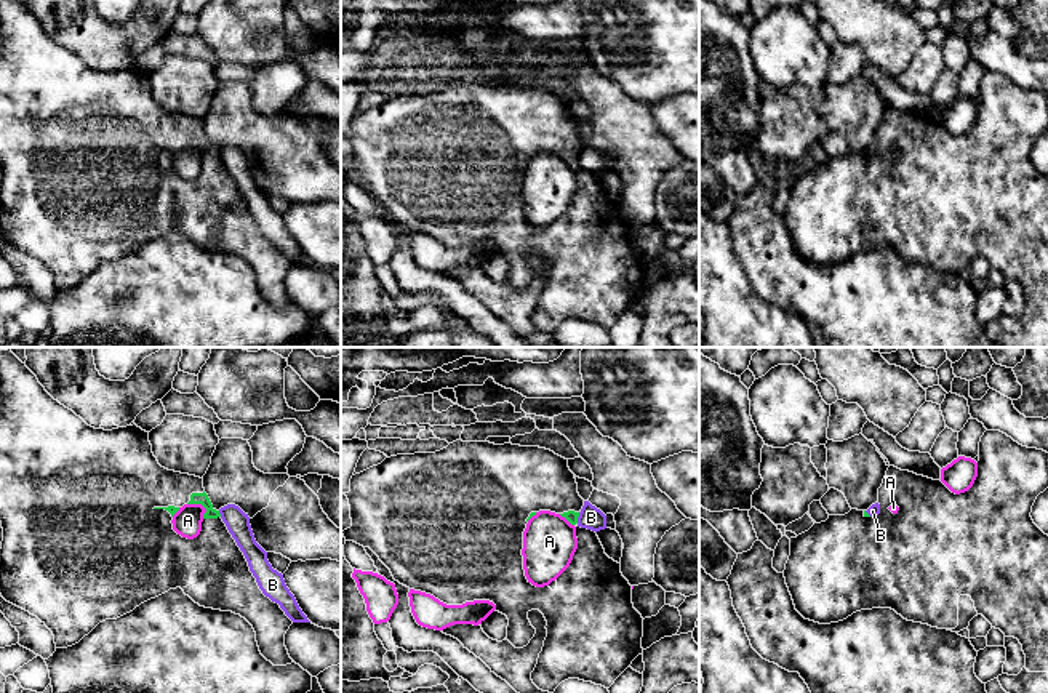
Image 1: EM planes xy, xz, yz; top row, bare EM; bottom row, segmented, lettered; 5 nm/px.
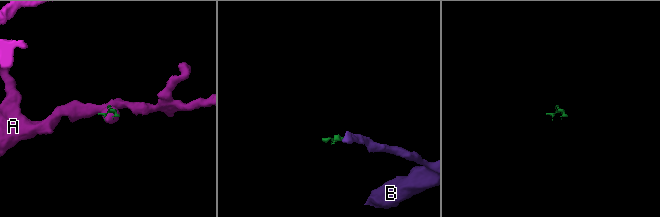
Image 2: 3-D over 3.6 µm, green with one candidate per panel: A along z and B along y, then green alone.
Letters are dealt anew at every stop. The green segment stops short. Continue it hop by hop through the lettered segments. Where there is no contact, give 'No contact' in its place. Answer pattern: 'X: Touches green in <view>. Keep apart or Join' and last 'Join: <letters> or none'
A: Touches green in xy. Keep apart
B: Touches green in xz. Keep apart
Join: none

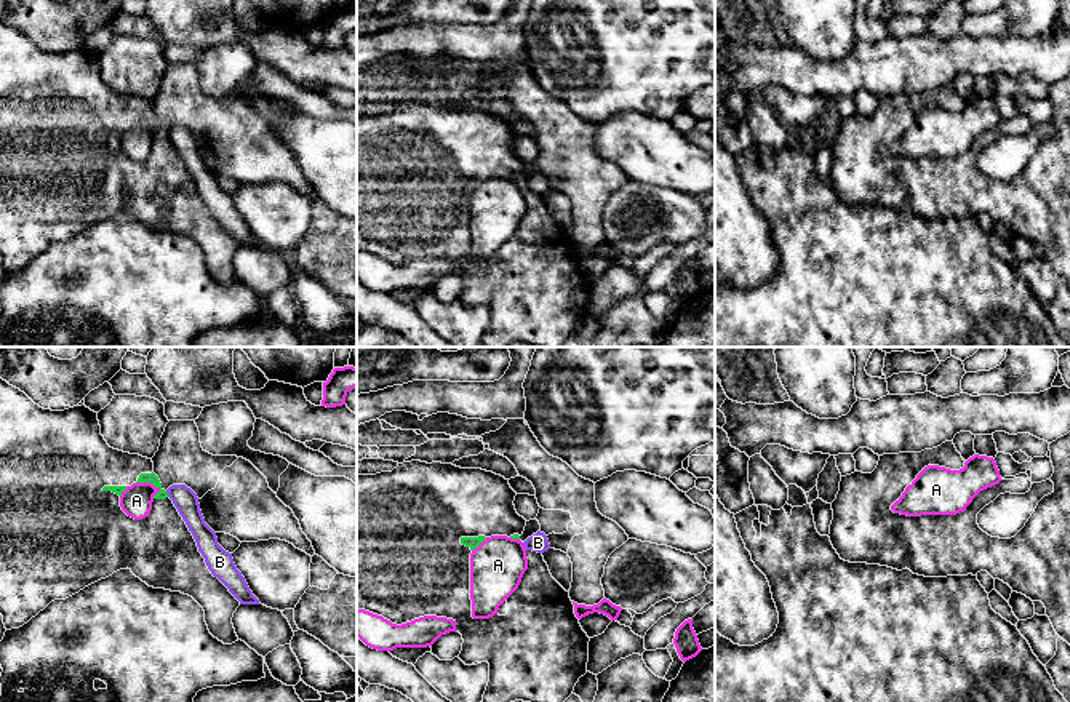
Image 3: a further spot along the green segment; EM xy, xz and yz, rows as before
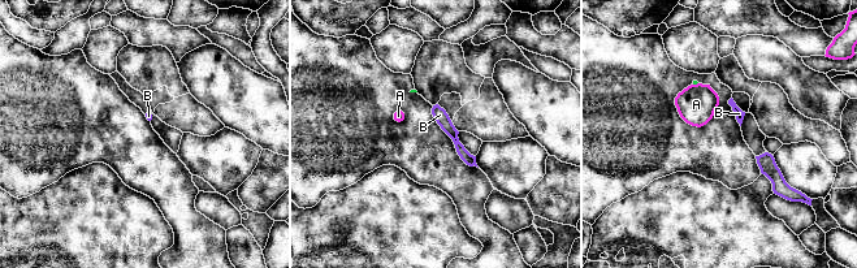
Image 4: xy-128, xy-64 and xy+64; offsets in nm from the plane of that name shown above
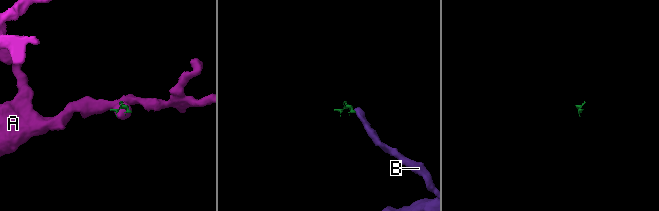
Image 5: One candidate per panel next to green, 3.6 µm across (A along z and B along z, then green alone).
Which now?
A: Touches green in xy. Keep apart
B: Touches green in xy. Keep apart
Join: none

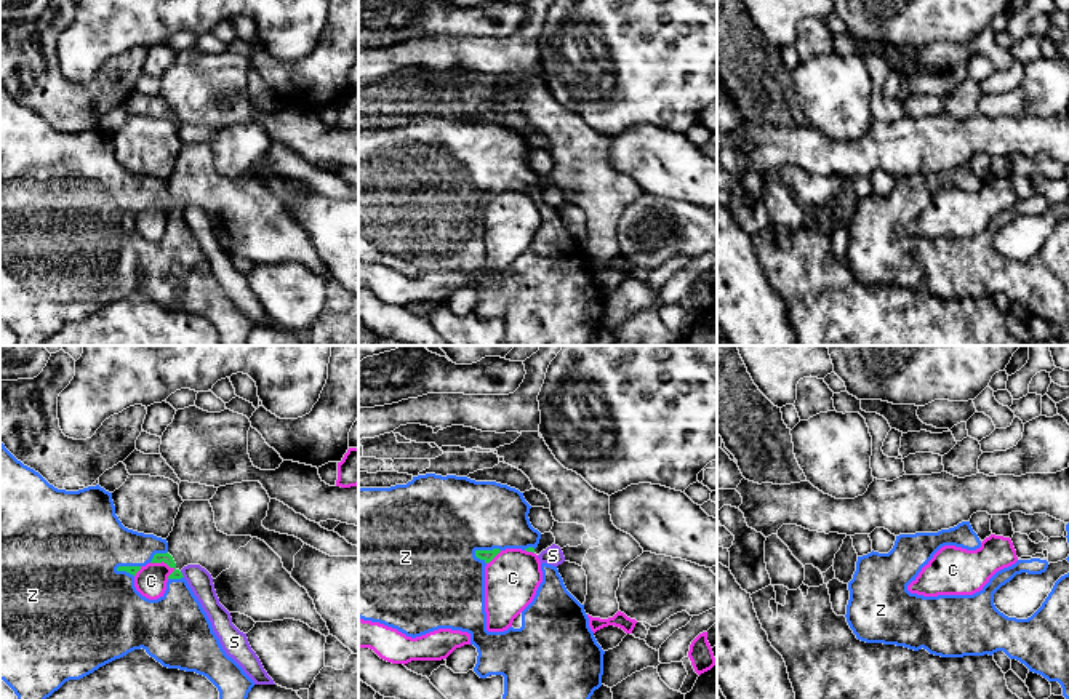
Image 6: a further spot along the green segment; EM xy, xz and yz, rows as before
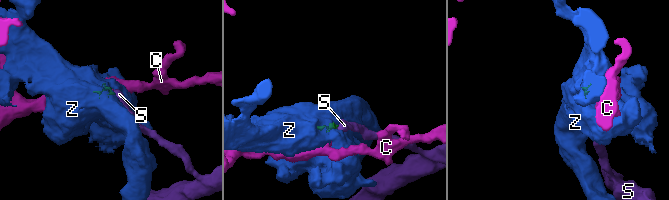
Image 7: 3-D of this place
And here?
C: Touches green in xy. Keep apart
S: Touches green in xy. Keep apart
Z: Touches green in xz. Join
Join: Z

